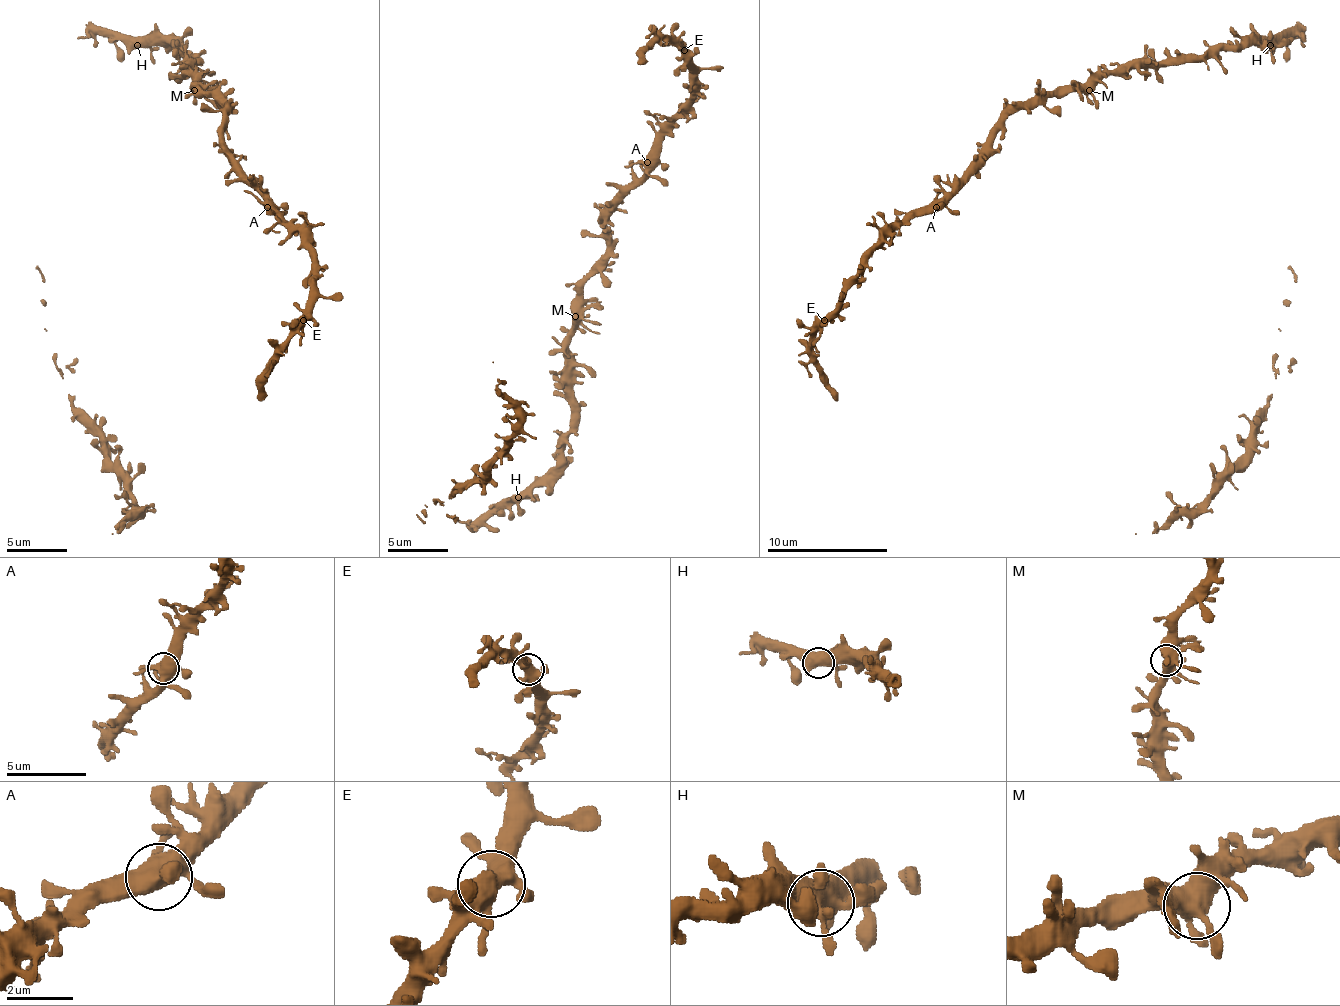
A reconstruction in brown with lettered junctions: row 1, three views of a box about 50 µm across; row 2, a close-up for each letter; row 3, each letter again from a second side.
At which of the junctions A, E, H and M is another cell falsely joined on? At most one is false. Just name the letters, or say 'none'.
none

